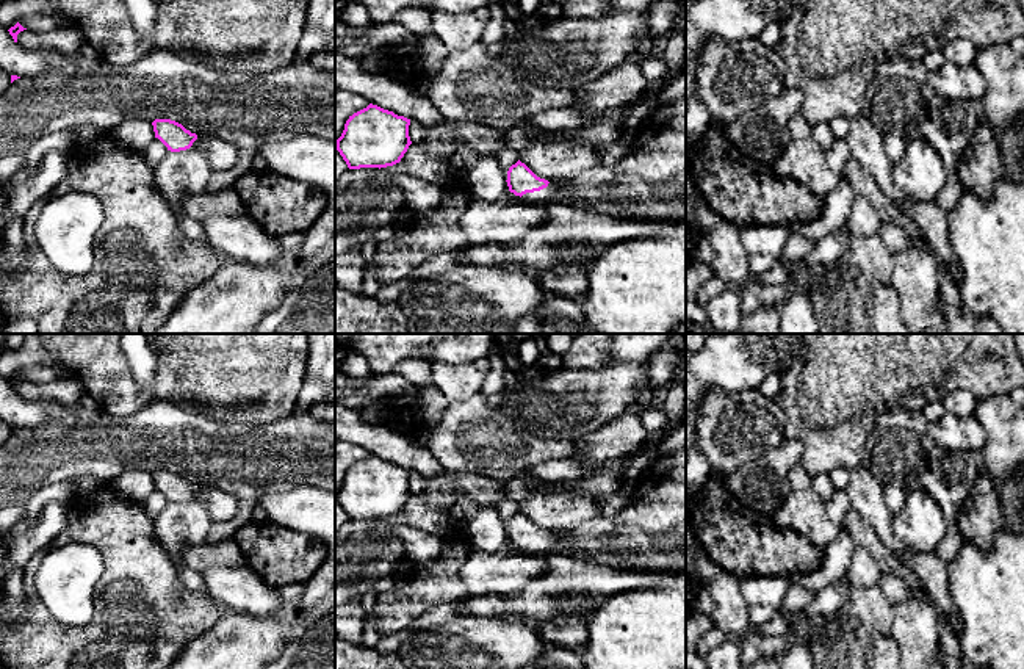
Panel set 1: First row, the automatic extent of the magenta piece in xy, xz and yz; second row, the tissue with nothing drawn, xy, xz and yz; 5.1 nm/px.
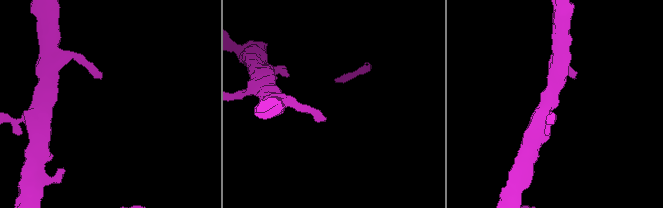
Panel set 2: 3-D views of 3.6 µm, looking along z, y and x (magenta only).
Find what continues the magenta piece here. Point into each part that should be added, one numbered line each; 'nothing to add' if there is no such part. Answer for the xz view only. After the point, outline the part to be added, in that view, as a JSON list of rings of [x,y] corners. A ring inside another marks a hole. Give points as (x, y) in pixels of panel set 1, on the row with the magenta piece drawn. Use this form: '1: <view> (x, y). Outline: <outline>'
1: xz (555, 188). Outline: [[[565,180],[550,182],[546,188],[534,193],[526,193],[521,197],[532,202],[551,202],[559,194],[565,193],[565,190],[567,190]]]

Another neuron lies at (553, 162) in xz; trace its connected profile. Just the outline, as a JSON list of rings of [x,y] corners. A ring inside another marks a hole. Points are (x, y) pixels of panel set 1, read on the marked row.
[[[532,143],[518,149],[518,160],[537,177],[548,182],[570,179],[600,163],[597,146],[570,146],[565,143]]]

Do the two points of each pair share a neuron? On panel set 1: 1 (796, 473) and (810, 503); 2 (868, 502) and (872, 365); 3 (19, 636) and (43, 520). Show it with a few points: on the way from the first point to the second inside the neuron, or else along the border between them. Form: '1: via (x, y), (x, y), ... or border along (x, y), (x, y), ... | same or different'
1: via (800, 481), (802, 495) | same
2: border along (861, 464), (850, 472) | different
3: border along (47, 547), (41, 549), (24, 571) | different

